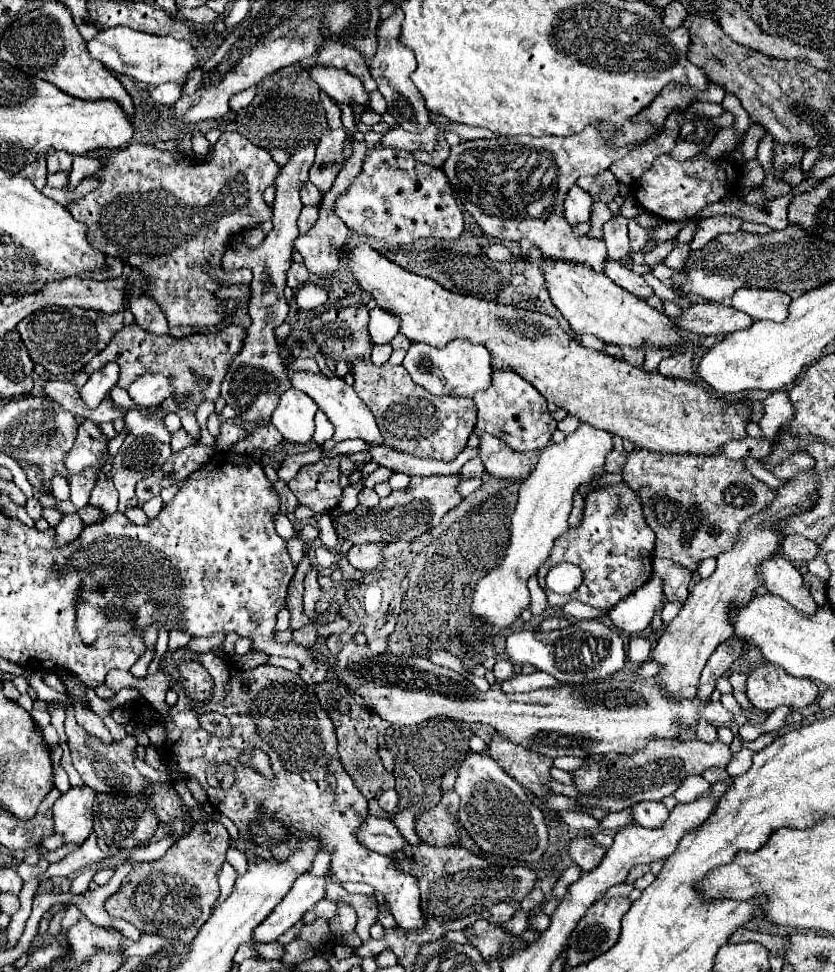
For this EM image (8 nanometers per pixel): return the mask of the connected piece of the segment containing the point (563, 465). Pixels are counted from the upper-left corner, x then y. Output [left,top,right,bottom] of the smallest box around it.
[471,422,613,634]

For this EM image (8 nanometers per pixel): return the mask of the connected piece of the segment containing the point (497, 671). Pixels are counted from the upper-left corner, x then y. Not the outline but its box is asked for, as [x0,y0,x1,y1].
[493,660,515,680]

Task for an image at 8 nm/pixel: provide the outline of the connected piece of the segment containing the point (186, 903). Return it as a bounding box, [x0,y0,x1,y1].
[105,822,229,940]

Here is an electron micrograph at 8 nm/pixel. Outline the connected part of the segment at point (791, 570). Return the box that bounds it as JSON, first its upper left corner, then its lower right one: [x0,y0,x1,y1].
[761,554,819,616]

